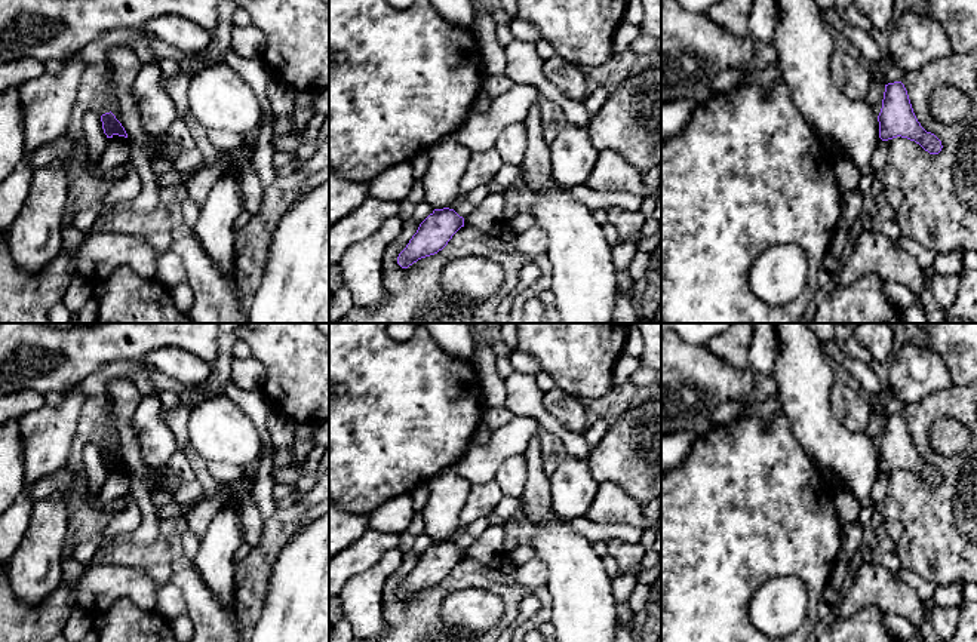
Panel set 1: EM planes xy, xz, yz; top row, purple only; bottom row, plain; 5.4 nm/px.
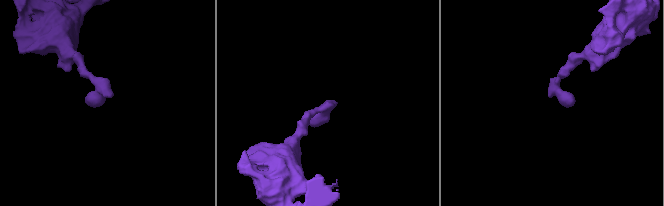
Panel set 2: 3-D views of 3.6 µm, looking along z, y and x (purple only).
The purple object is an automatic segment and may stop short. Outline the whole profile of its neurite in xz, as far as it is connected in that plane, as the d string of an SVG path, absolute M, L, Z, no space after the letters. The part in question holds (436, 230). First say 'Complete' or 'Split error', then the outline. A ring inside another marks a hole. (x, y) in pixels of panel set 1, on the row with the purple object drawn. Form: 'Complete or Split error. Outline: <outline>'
Complete. Outline: M434 209L399 254L397 264L408 268L418 259L437 254L461 227L464 227L464 218L454 209Z

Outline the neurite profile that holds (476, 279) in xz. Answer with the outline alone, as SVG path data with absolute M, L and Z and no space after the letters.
M463 257L449 261L442 271L446 295L482 302L494 297L506 283L504 268L480 257Z

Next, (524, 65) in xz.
M513 40L506 46L506 76L514 85L532 85L538 89L540 95L562 107L566 117L566 123L587 129L592 116L584 107L584 102L575 102L566 98L553 83L550 83L543 74L543 59L535 50L535 44Z

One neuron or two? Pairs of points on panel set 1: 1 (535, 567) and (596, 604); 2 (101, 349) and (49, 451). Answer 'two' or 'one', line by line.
1: two
2: two

